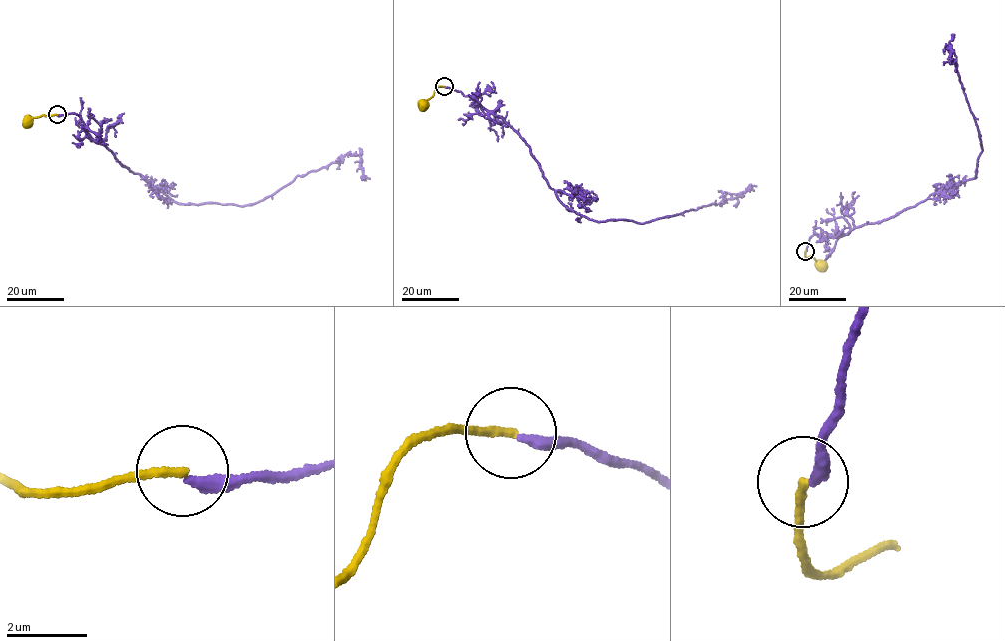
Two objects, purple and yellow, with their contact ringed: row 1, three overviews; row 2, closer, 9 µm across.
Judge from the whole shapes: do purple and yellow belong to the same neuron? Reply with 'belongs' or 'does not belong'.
does not belong

